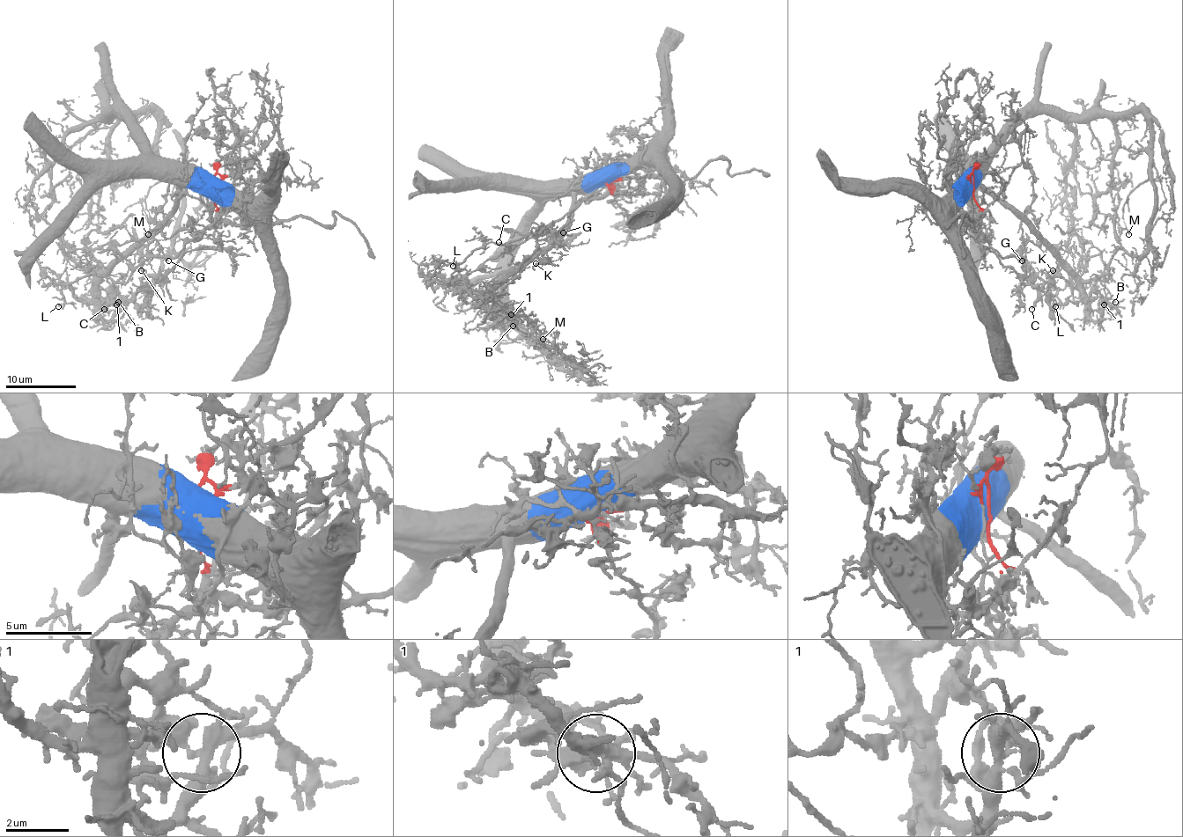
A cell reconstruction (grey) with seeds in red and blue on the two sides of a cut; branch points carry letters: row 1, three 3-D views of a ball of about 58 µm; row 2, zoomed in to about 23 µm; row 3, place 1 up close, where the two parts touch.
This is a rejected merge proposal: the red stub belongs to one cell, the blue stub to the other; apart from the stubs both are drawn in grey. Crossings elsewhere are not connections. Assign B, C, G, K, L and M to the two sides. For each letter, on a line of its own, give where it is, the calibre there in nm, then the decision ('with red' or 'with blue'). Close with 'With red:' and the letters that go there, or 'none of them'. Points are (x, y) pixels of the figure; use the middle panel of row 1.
B: (513, 326) | 130 nm | with blue
C: (499, 242) | 130 nm | with red
G: (563, 232) | 80 nm | with red
K: (536, 263) | 100 nm | with red
L: (453, 266) | 130 nm | with red
M: (543, 339) | 170 nm | with blue
With red: C, G, K, L

